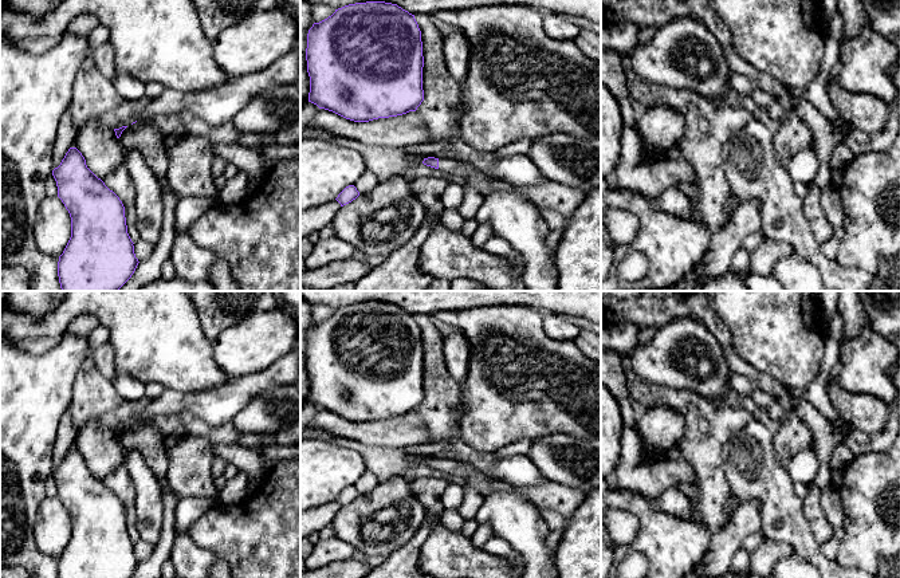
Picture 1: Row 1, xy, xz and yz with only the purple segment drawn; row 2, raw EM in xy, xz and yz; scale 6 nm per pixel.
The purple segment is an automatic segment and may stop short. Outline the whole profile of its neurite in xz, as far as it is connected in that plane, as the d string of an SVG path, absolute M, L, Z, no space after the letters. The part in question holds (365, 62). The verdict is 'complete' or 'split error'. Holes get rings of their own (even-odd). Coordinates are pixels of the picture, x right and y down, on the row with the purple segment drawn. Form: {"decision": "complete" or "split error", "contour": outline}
{"decision": "complete", "contour": "M366 1L335 9L307 34L308 102L354 122L416 111L424 101L423 42L414 15L397 4Z"}

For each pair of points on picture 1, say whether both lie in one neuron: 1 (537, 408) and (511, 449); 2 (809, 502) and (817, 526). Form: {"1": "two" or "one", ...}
{"1": "two", "2": "one"}

